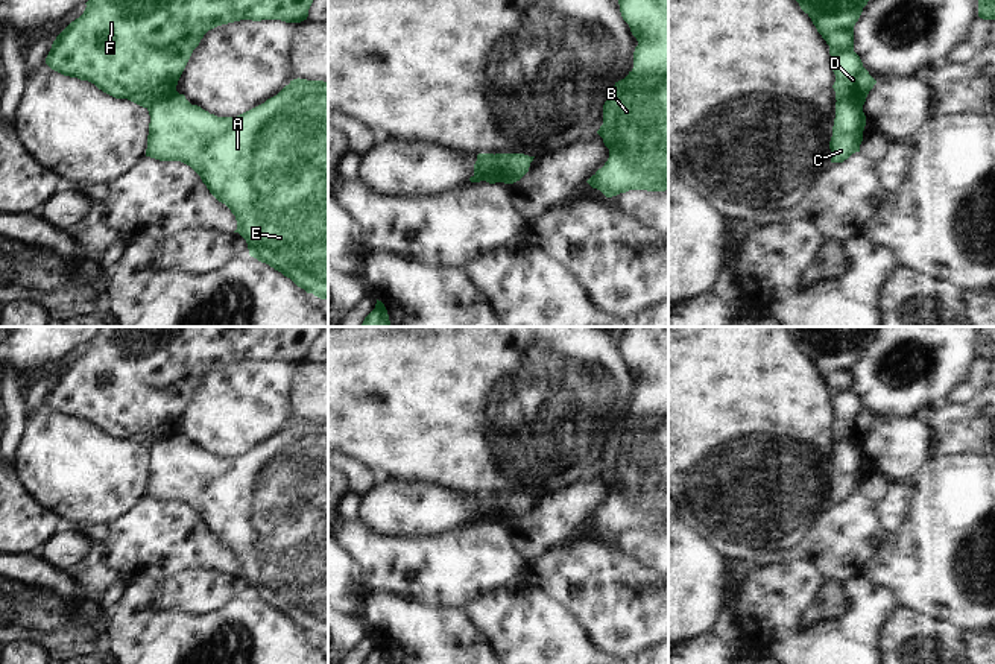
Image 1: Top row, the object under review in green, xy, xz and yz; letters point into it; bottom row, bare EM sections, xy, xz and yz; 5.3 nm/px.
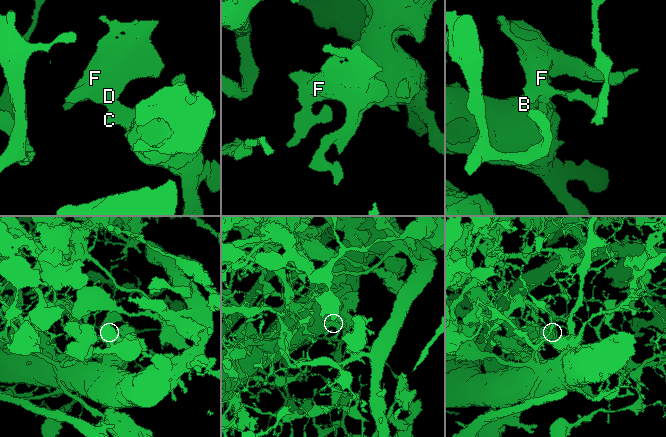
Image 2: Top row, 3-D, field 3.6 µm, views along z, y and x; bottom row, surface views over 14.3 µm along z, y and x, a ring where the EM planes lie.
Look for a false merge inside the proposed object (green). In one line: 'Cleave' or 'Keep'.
Cleave

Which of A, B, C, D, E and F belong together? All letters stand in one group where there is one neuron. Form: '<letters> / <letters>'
A B C E / D F

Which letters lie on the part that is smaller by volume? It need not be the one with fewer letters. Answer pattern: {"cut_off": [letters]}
{"cut_off": ["D", "F"]}

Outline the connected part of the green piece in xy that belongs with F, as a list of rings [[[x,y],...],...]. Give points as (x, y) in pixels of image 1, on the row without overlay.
[[[100,327],[84,354],[53,381],[46,404],[143,448],[175,436],[178,421],[204,375],[240,360],[301,363],[321,327]]]

